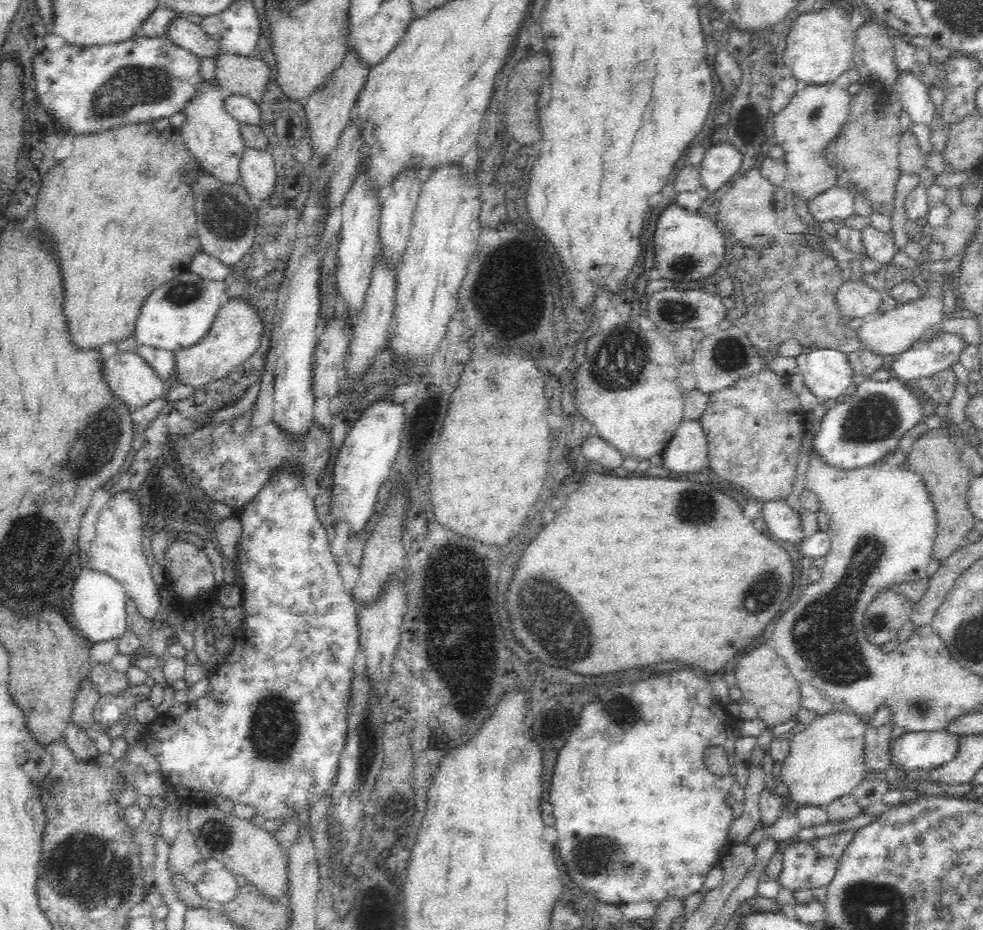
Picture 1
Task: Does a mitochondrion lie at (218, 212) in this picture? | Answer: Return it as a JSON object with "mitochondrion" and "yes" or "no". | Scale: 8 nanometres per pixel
{"mitochondrion":"yes"}

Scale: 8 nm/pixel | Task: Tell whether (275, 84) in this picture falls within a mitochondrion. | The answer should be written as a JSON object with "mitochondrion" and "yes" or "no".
{"mitochondrion":"no"}

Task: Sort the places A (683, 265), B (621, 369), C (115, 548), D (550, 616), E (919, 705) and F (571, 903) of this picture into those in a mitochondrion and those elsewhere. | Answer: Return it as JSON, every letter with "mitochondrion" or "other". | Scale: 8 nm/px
{"A":"mitochondrion","B":"mitochondrion","C":"other","D":"mitochondrion","E":"mitochondrion","F":"other"}

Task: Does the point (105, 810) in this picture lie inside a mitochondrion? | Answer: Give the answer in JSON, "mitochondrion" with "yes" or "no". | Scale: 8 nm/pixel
{"mitochondrion":"no"}

